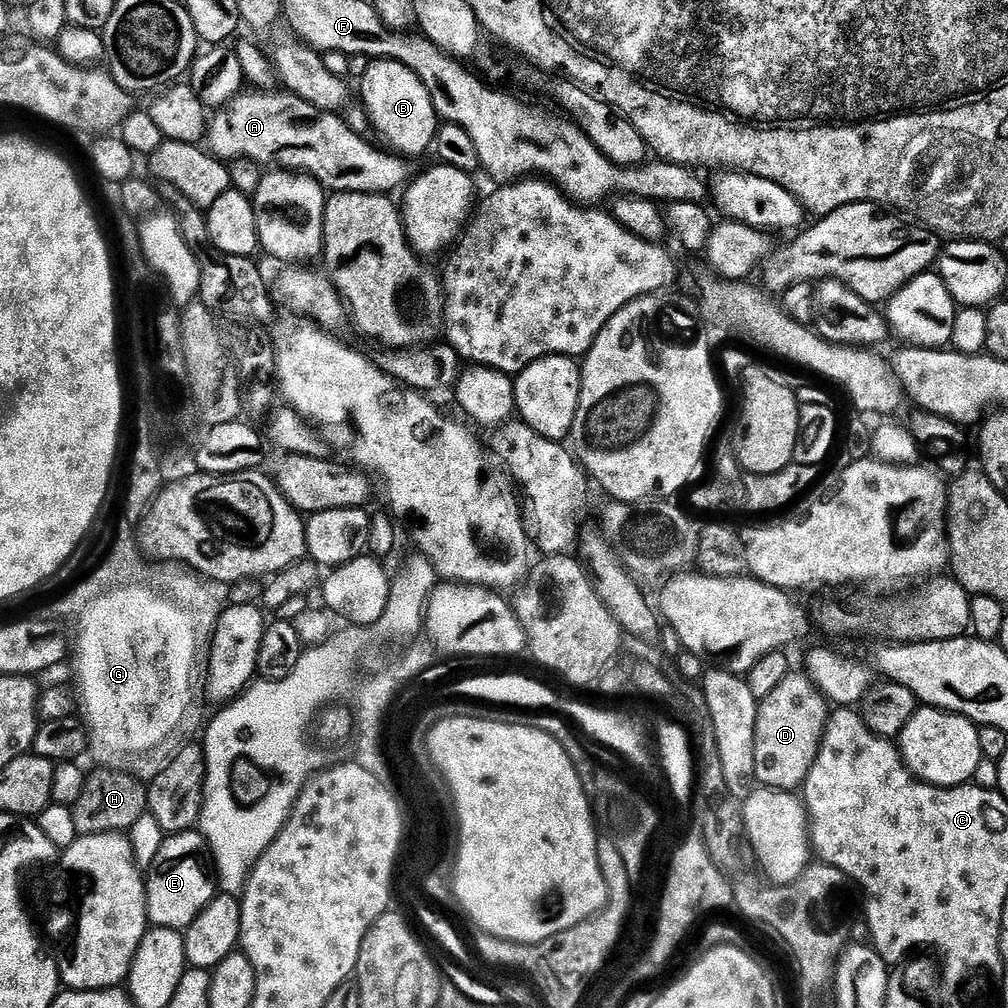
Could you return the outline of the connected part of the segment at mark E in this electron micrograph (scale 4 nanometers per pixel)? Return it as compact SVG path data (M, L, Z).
M189 830L168 834L163 837L160 849L152 860L152 865L146 868L146 887L148 890L148 923L157 928L175 928L186 930L192 924L194 918L208 905L208 901L217 895L218 888L204 873L204 860L206 856L206 843L199 831Z

